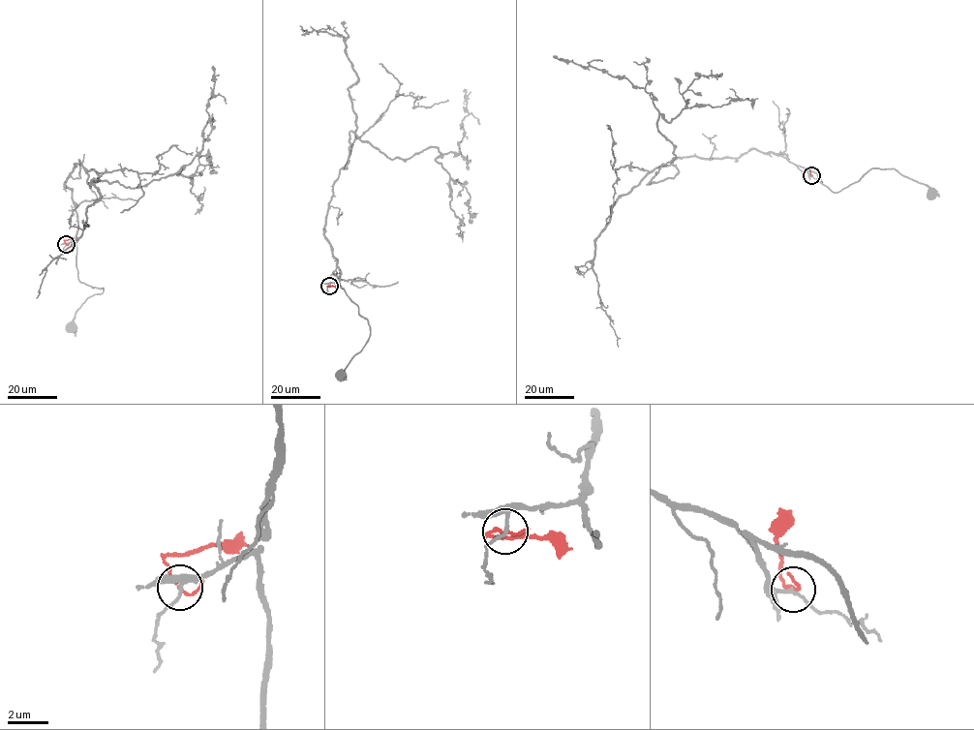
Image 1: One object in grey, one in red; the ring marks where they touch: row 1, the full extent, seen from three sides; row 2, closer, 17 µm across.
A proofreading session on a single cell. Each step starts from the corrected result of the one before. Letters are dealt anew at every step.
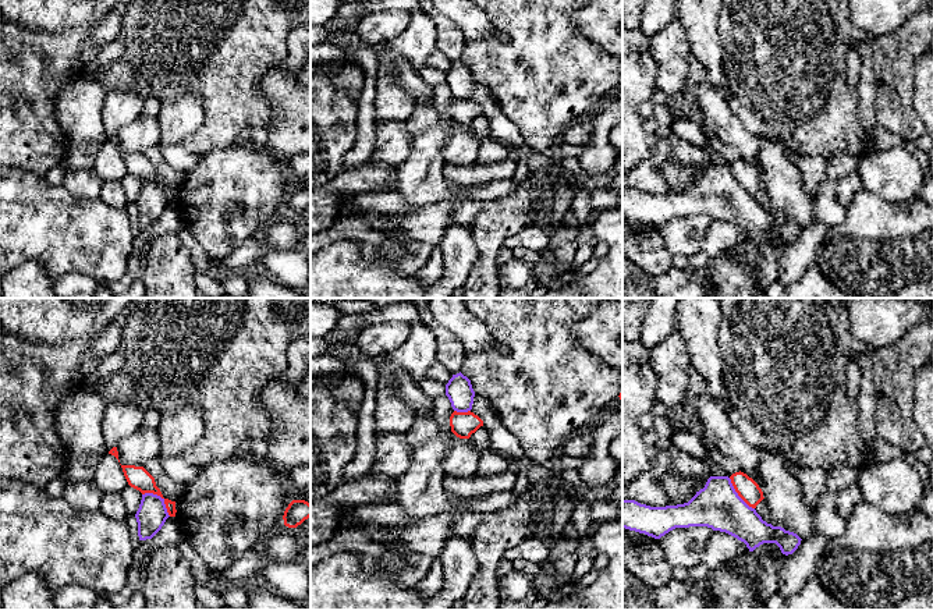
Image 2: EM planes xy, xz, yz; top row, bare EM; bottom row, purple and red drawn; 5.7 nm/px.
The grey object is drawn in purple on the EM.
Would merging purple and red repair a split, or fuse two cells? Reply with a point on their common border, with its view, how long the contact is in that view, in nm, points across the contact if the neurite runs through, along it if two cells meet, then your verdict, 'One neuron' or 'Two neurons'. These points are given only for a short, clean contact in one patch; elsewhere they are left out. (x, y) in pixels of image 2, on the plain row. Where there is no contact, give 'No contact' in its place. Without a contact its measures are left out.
Touches purple at xy (160, 185). Shared border 220 nm. Boundary: xy (142, 181), (156, 181), (163, 188), (170, 204). Two neurons

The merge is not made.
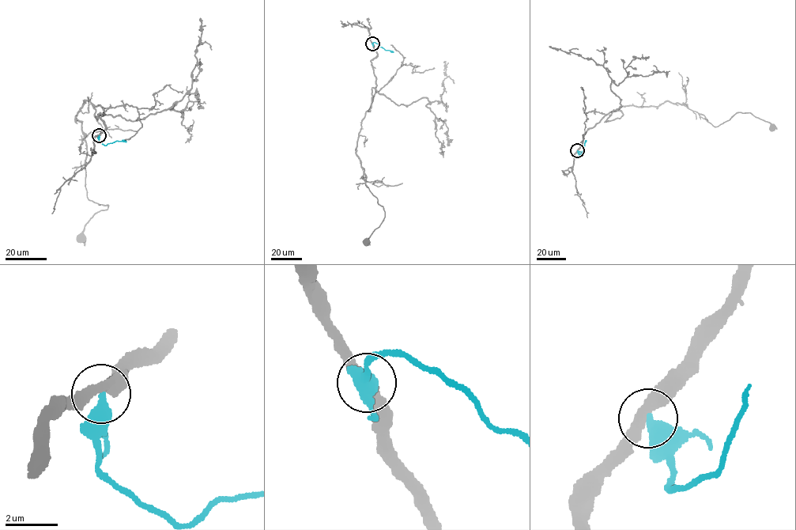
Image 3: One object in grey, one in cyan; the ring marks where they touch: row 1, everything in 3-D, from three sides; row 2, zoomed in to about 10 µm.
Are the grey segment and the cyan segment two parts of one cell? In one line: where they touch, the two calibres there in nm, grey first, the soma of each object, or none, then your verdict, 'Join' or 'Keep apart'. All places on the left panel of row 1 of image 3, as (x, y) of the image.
Place: (99, 135). Thickness 400 nm (grey) against 480 nm. Soma of grey: (81, 238). Soma of cyan: none. Keep apart

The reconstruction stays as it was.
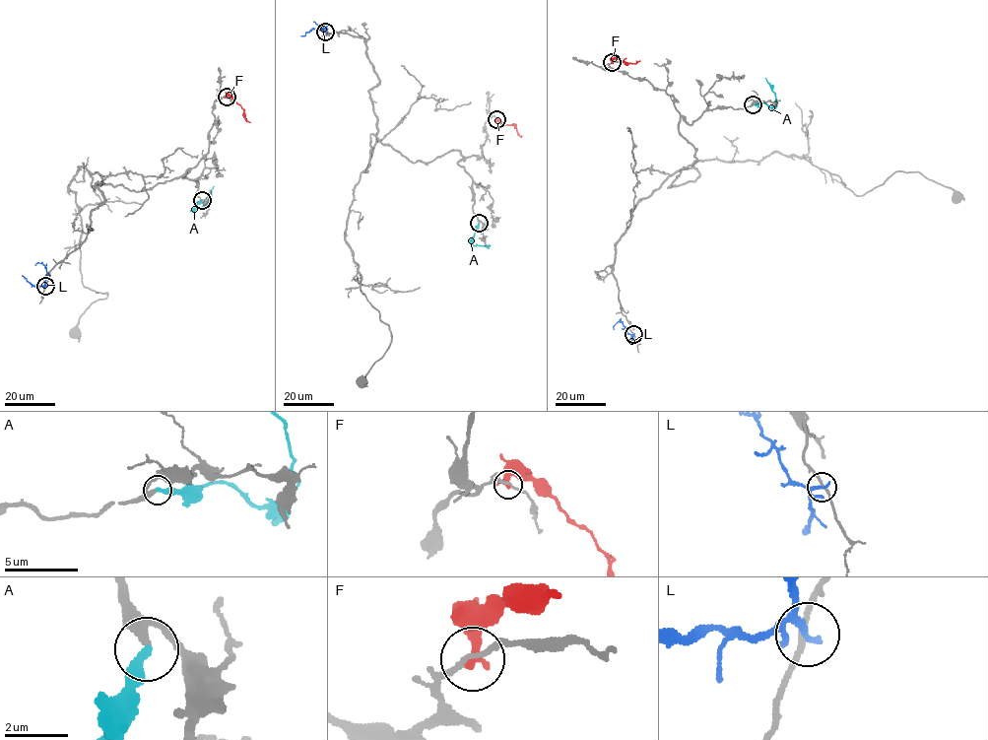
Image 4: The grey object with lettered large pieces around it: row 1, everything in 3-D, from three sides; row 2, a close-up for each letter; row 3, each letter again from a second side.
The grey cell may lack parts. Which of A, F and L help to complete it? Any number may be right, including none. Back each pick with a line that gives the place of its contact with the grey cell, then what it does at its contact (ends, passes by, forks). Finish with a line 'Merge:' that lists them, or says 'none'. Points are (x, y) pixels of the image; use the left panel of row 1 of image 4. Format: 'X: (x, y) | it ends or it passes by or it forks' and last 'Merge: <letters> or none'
A: (202, 200) | it ends
Merge: A

